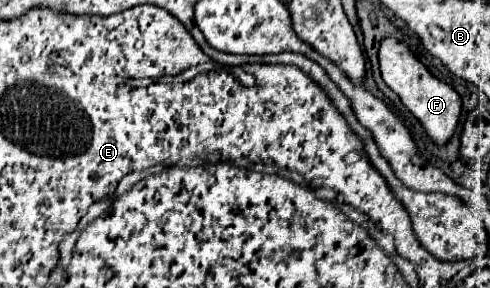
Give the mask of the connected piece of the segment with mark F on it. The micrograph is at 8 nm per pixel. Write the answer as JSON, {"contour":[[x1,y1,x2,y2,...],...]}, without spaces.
{"contour":[[387,36,381,40,379,44,379,68,381,68,381,76,385,80,385,84,399,94,401,102,405,104,405,108,417,116,425,128,425,132,429,134,429,138,437,144,445,144,455,128,457,128,457,120,461,114,461,98,459,94,447,86,445,82,437,80,419,60,417,56,399,40,395,40,393,36]]}

